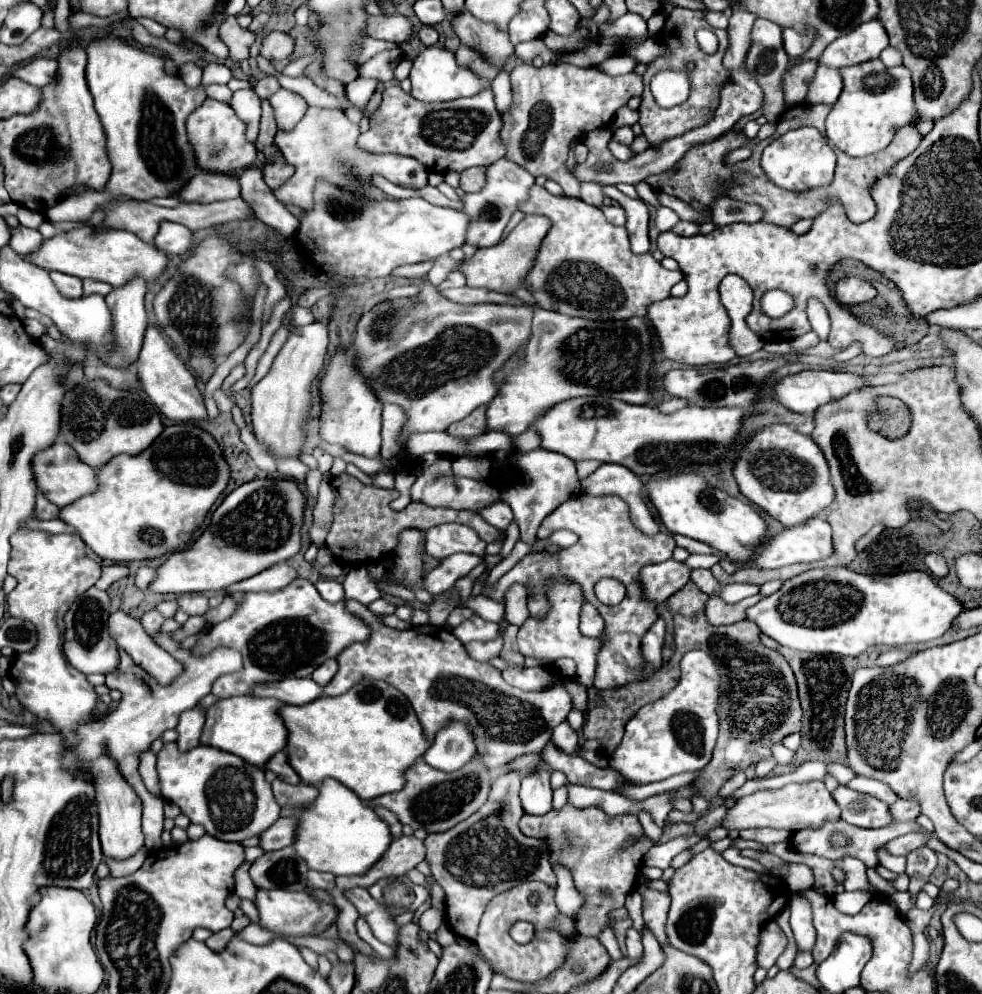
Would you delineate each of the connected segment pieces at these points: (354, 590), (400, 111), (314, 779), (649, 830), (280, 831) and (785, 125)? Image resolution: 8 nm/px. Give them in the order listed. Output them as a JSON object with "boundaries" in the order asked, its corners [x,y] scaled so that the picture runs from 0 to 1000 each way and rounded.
{"boundaries":[[[[371,567],[356,572],[356,576],[350,582],[350,595],[352,595],[352,603],[363,603],[371,609],[389,601],[389,595],[385,593],[385,589],[381,585],[377,585]]],[[[407,88],[393,90],[389,106],[377,130],[365,138],[363,148],[373,154],[407,154],[426,160],[438,172],[466,172],[477,168],[501,166],[515,154],[515,146],[509,140],[511,118],[503,106],[501,90],[493,90],[483,98],[462,100],[456,104],[432,106]]],[[[371,683],[367,689],[356,693],[350,699],[344,701],[326,701],[318,707],[299,711],[291,709],[289,715],[289,727],[293,727],[295,743],[293,743],[293,762],[299,772],[299,776],[305,780],[305,784],[312,790],[326,790],[330,784],[338,782],[346,788],[350,788],[354,794],[363,796],[367,804],[377,806],[393,798],[407,796],[413,790],[413,776],[422,770],[426,762],[430,762],[440,745],[432,739],[432,733],[415,707],[413,699],[399,693],[399,689],[391,685],[375,685]]],[[[657,816],[652,817],[650,822],[657,839],[664,844],[666,848],[669,848],[674,841],[674,834],[666,829],[662,820]]],[[[285,822],[269,840],[265,840],[265,852],[269,856],[281,856],[297,850],[301,846],[303,826],[299,822]]],[[[817,104],[817,106],[807,106],[807,108],[800,108],[800,112],[796,114],[796,118],[792,120],[790,124],[790,132],[786,136],[786,140],[798,136],[800,132],[804,130],[813,130],[813,128],[819,128],[819,126],[827,126],[827,128],[833,128],[835,134],[839,134],[839,122],[841,122],[841,116],[847,108],[843,106],[825,106],[825,104]]]]}

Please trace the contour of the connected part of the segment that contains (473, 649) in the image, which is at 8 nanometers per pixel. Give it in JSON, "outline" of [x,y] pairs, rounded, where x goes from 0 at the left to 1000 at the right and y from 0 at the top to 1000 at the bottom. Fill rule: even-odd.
{"outline":[[[517,625],[511,627],[511,633],[509,633],[507,641],[501,643],[501,645],[479,645],[479,647],[475,647],[477,659],[481,659],[481,663],[493,665],[493,667],[499,665],[501,661],[507,661],[509,659],[509,653],[511,653],[511,647],[513,647],[511,639],[513,639],[515,631],[517,631]]]}

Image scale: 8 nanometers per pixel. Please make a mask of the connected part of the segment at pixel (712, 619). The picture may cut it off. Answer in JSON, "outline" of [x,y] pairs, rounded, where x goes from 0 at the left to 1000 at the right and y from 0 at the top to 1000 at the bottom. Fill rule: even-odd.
{"outline":[[[770,599],[770,601],[762,601],[762,603],[758,603],[758,605],[754,605],[754,607],[747,607],[747,609],[741,609],[741,607],[737,607],[733,601],[723,601],[721,603],[721,607],[719,607],[719,623],[721,623],[721,627],[725,627],[725,629],[745,629],[745,627],[749,627],[749,625],[756,625],[756,623],[760,623],[760,613],[764,611],[764,609],[768,609],[768,607],[772,607],[776,601],[774,599]]]}

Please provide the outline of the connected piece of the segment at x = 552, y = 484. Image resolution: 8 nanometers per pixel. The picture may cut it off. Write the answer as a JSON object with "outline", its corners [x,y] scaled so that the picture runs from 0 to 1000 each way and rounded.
{"outline":[[[552,450],[536,454],[536,456],[525,456],[523,468],[536,480],[540,480],[540,488],[517,490],[515,494],[511,494],[511,504],[515,504],[523,514],[523,524],[527,526],[527,532],[530,532],[530,544],[544,548],[548,544],[546,534],[552,522],[560,518],[568,508],[572,508],[576,502],[580,502],[585,496],[591,496],[591,484],[587,480],[587,470],[582,462]]]}

